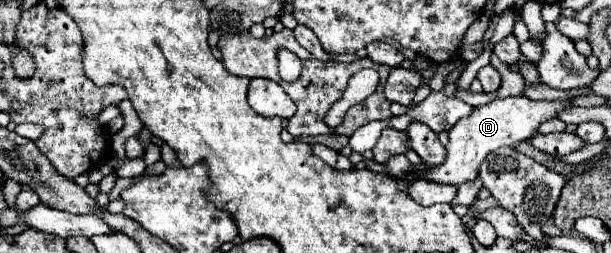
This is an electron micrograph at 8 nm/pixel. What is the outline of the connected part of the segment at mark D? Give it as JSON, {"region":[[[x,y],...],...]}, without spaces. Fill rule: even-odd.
{"region":[[[509,96],[509,98],[495,98],[489,104],[473,108],[469,116],[459,120],[451,130],[449,130],[449,144],[447,144],[447,160],[439,168],[427,168],[419,170],[417,174],[409,174],[409,178],[427,178],[433,182],[441,184],[453,184],[461,186],[467,180],[473,180],[479,172],[479,164],[483,158],[501,148],[501,146],[515,146],[521,140],[531,138],[537,132],[537,126],[545,120],[551,120],[561,112],[563,108],[569,108],[567,100],[553,100],[553,102],[535,102],[525,96]]]}

